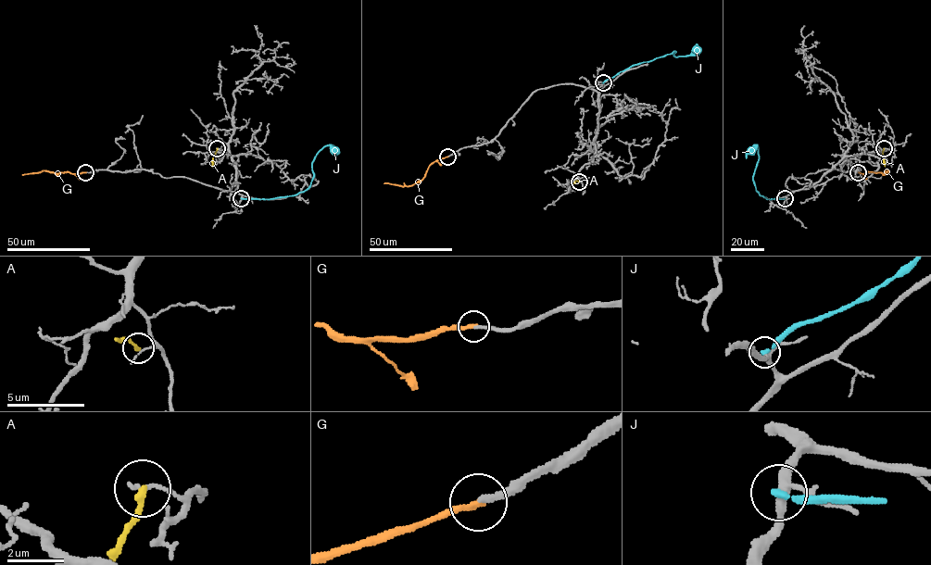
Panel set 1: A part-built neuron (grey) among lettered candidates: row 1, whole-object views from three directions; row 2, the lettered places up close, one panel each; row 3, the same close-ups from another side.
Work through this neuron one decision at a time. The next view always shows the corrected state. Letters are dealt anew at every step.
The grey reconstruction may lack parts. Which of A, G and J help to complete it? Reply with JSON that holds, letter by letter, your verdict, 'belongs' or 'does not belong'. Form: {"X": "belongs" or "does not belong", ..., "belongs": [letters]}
{"A": "does not belong", "G": "belongs", "J": "does not belong", "belongs": ["G"]}

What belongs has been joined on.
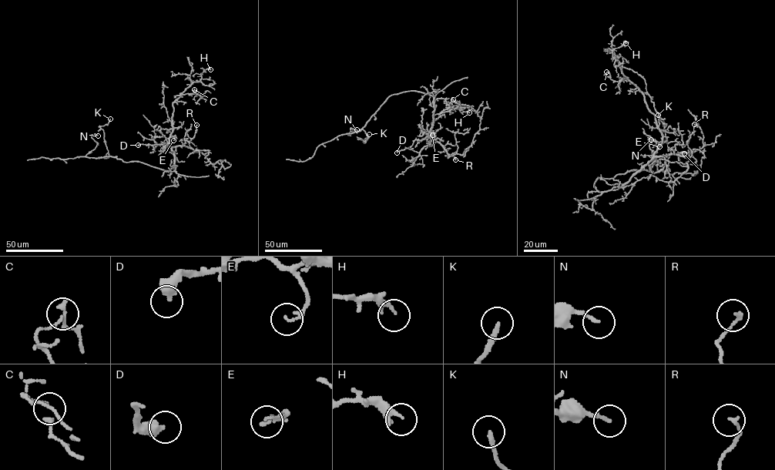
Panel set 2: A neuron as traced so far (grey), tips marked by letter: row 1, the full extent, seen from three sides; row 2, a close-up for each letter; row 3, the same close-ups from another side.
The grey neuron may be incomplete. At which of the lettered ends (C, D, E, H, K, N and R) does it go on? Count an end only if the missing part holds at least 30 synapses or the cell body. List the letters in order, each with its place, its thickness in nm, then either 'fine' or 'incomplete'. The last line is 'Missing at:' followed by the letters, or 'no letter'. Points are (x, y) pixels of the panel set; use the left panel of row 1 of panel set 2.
C: (194, 89) | 130 nm | fine
D: (138, 145) | 500 nm | fine
E: (173, 140) | 100 nm | fine
H: (210, 69) | 160 nm | fine
K: (110, 119) | 190 nm | fine
N: (98, 135) | 140 nm | fine
R: (196, 125) | 130 nm | fine
Missing at: no letter

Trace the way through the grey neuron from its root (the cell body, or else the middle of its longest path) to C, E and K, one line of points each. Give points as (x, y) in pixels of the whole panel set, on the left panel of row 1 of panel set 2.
C: (167, 171), (175, 169), (169, 142), (172, 103), (182, 95), (202, 94), (194, 89)
E: (167, 171), (174, 171), (175, 169), (174, 152), (169, 138), (172, 137), (173, 140)
K: (167, 171), (140, 162), (124, 162), (112, 156), (104, 158), (109, 155), (100, 126), (106, 125), (110, 119)

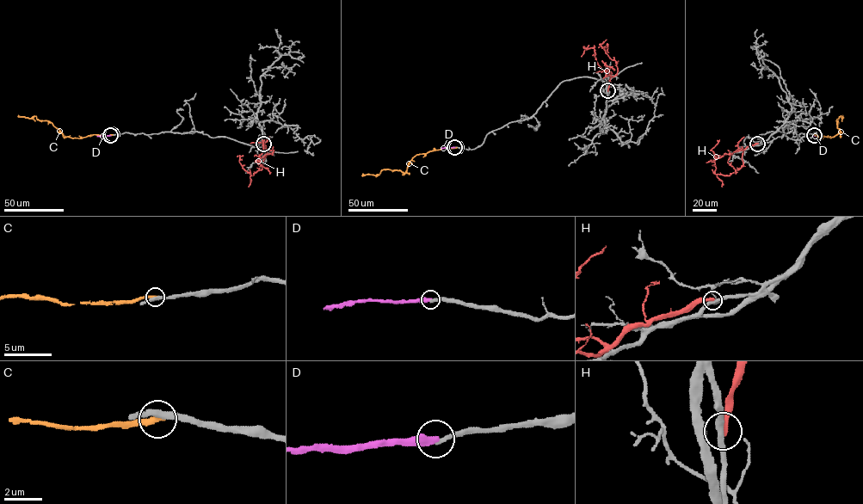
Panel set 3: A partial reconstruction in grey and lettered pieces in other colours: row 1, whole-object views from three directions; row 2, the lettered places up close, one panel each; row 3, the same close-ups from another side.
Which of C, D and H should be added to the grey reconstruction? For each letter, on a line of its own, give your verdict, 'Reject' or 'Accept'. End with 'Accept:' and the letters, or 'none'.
C: Reject
D: Reject
H: Reject
Accept: none

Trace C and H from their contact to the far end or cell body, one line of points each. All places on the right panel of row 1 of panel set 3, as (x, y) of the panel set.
C: (814, 134), (821, 138), (836, 135), (840, 131), (836, 120), (840, 116), (842, 118), (841, 116)
H: (757, 144), (743, 150), (743, 164), (728, 175), (714, 174), (713, 159), (718, 155), (723, 156)

